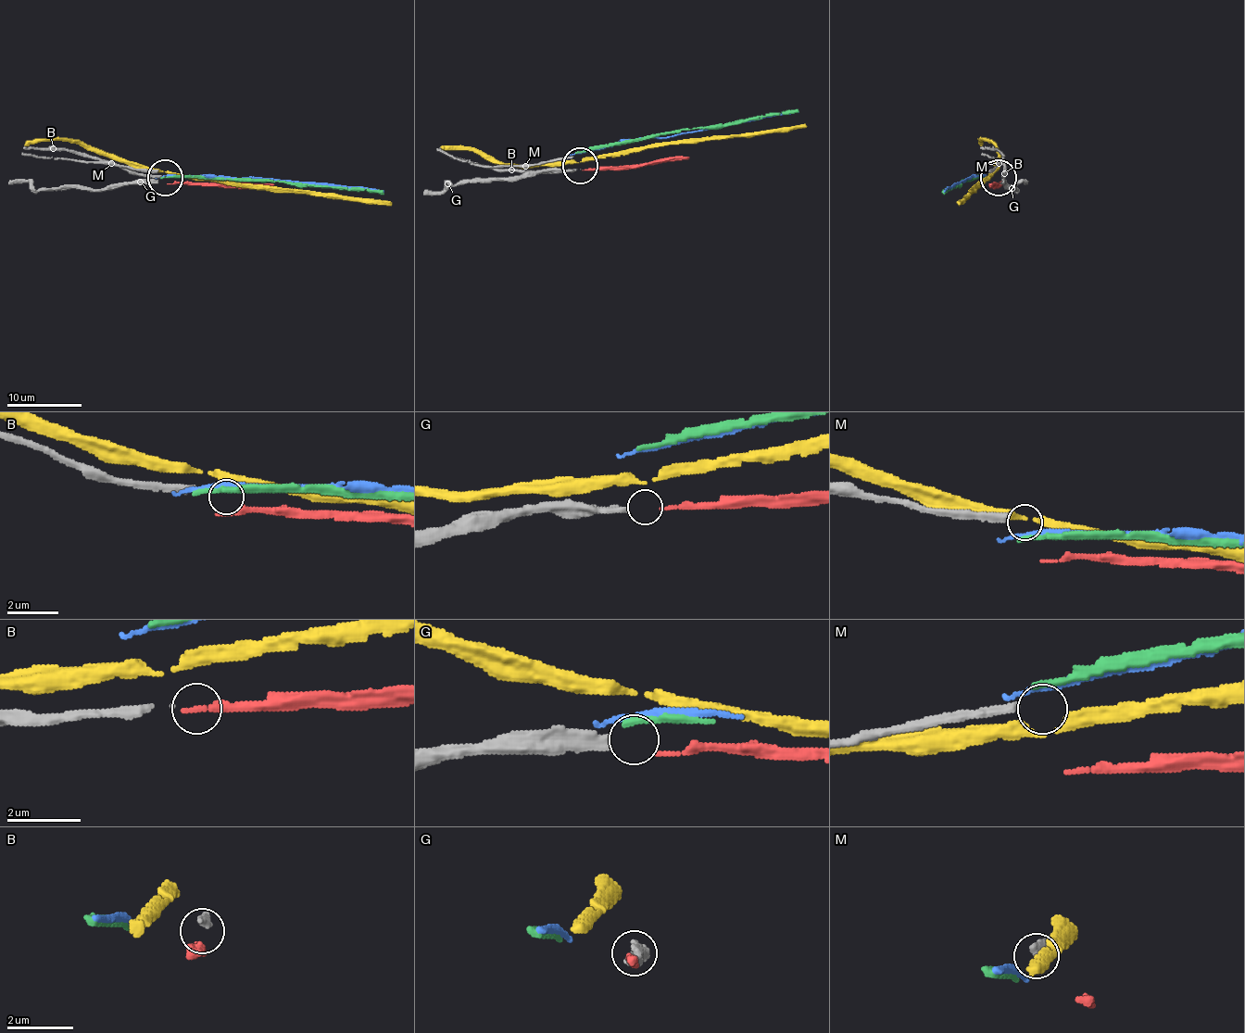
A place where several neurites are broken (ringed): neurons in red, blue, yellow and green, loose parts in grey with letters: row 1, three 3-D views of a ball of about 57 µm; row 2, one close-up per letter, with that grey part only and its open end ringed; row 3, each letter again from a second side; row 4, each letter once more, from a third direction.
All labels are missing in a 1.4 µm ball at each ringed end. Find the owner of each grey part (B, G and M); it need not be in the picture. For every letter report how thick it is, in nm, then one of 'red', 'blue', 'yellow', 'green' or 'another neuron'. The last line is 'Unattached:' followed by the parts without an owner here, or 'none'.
B: 140 nm | another neuron
G: 320 nm | red
M: 220 nm | another neuron
Unattached: B, M

